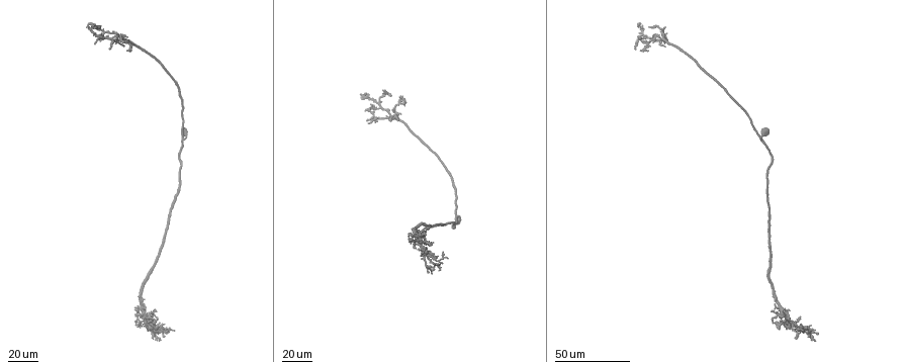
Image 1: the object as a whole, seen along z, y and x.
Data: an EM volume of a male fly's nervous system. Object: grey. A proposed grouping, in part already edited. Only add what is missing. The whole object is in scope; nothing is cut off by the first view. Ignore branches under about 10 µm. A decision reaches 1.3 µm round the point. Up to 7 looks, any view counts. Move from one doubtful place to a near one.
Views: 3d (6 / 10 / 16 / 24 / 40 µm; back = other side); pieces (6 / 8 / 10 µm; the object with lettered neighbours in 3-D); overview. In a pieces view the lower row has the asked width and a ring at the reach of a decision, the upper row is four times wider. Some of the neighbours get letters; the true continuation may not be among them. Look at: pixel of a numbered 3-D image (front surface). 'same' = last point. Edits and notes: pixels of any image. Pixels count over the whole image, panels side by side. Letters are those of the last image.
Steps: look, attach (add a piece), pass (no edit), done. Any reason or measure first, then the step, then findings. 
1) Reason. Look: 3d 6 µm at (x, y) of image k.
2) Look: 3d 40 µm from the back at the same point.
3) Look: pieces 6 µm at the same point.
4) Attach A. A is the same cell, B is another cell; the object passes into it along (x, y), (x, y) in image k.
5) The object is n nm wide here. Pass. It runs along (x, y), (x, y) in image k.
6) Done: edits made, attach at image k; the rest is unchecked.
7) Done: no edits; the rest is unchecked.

Branch stops here. Look: 3d 24 µm at (647, 35) of image 1.

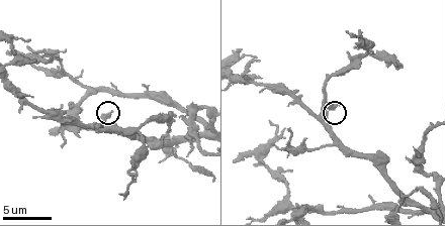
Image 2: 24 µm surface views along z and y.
Look: pieces 6 µm at (111, 113) of image 2.

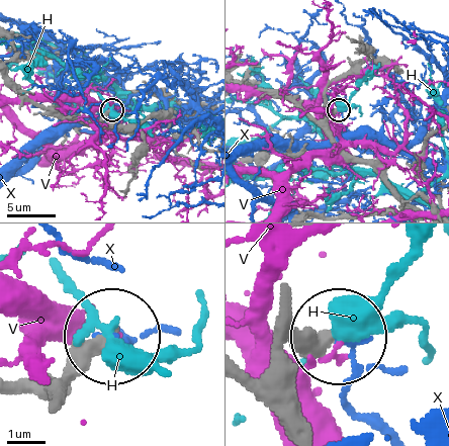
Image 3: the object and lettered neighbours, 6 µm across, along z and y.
Pass. H, V and X are other cells; it runs along (71, 390), (106, 336) in image 3; none of them fits.

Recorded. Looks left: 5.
Thin end. Look: 3d 40 µm at (640, 51) of image 1.

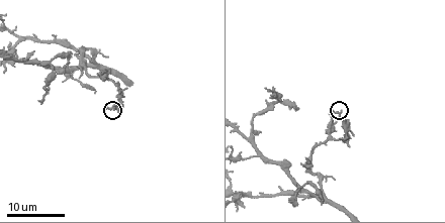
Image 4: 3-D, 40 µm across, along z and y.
See the neighbours. Look: pieces 6 µm at (106, 108) of image 4.

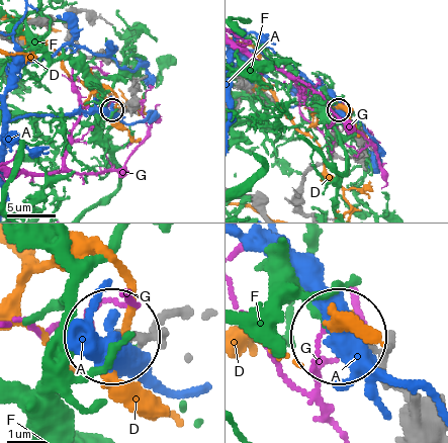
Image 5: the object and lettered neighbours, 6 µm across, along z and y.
The object is 170 nm wide here. Pass. A, D, F and G are other cells; none of them fits.

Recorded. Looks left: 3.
Thin end. Look: 3d 24 µm at (425, 243) of image 1.

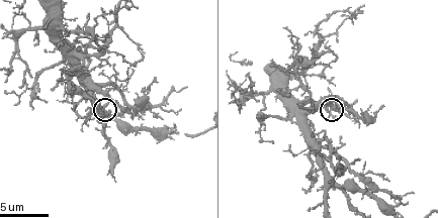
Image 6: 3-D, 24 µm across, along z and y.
See the neighbours. Look: pieces 6 µm at (327, 103) of image 6.

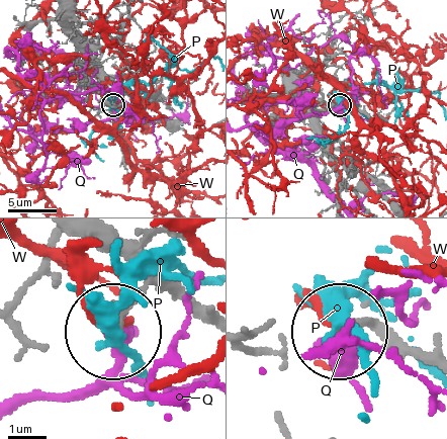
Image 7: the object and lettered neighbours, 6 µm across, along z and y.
The object is 200 nm wide here. Pass. P, Q and W are other cells; no lettered piece goes on from it.

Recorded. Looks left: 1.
Tapers out. Look: pieces 8 µm at (345, 33) of image 2.

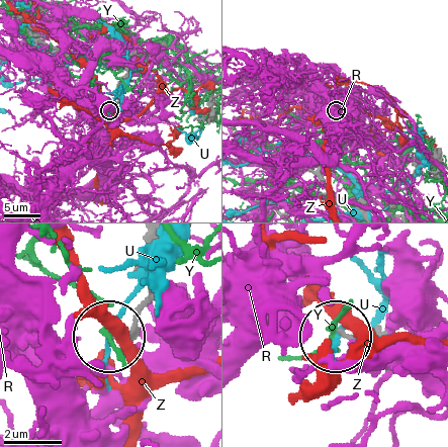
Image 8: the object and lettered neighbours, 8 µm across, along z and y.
Pass. R, U, Y and Z are other cells; no lettered piece goes on from it.

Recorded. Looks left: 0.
Done: no edits; the rest is unchecked.

